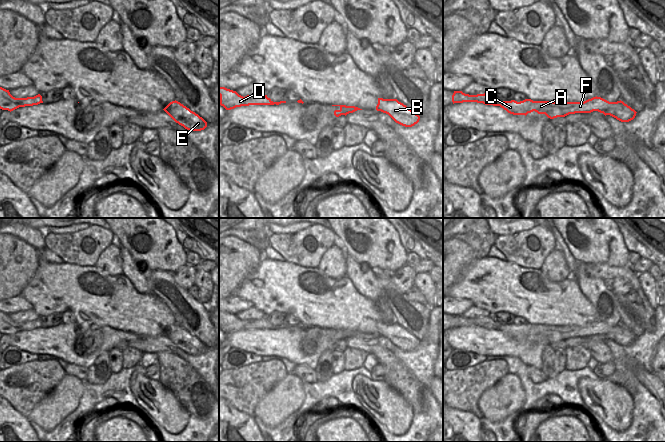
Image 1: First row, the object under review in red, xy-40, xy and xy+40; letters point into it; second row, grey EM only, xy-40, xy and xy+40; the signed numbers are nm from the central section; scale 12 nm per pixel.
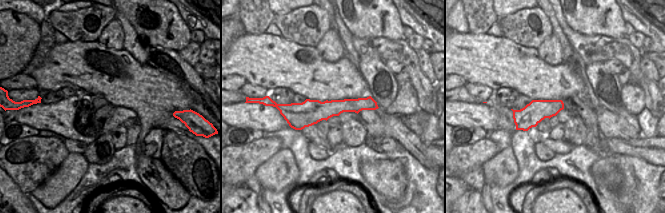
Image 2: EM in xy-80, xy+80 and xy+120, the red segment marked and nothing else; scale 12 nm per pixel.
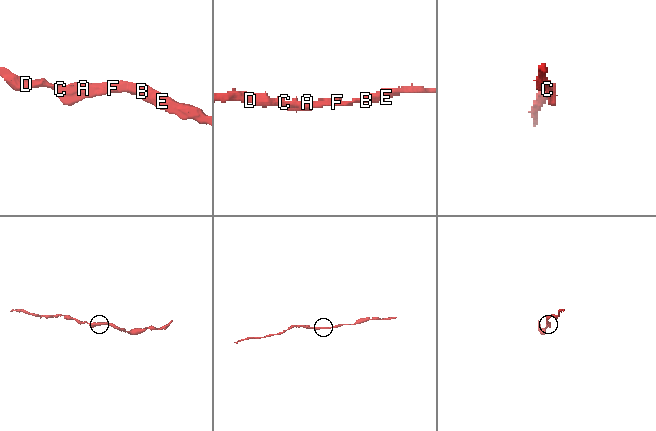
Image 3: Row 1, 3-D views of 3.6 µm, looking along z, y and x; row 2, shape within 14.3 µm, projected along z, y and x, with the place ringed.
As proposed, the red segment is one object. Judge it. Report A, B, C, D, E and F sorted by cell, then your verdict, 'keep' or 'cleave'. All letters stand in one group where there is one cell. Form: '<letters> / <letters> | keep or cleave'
A B C D E F | keep

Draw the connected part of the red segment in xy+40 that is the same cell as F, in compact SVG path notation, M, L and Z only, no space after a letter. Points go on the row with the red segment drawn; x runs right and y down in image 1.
M454 91L452 102L477 102L485 105L500 106L508 113L513 115L527 115L533 111L538 114L545 114L548 118L565 117L575 113L591 113L598 111L605 116L610 115L621 122L629 122L636 116L636 111L623 101L609 102L601 97L593 97L584 102L549 102L549 101L533 101L525 99L517 102L500 101L495 99L489 92L484 94L469 95L462 91Z

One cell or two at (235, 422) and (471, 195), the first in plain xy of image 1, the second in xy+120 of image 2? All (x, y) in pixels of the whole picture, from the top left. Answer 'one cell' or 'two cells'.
one cell

